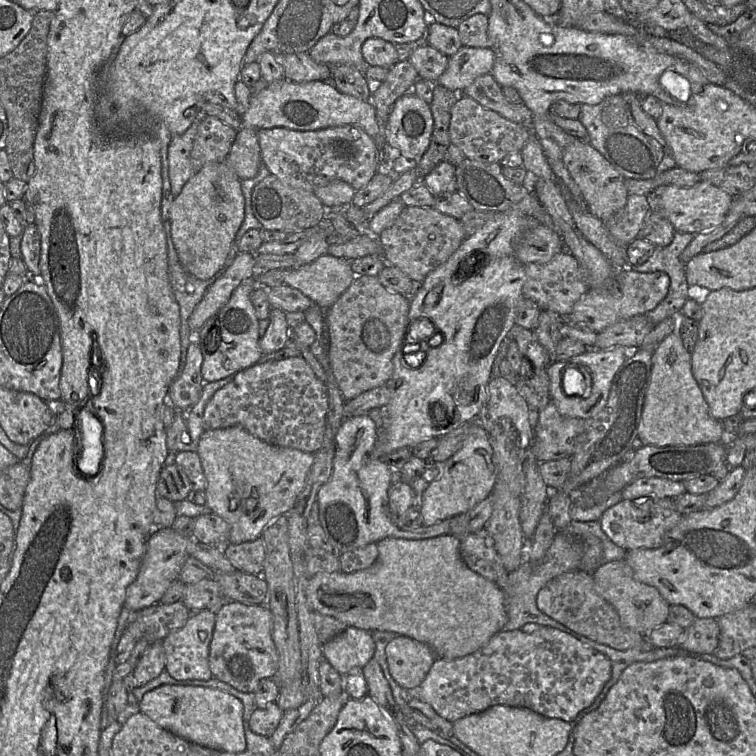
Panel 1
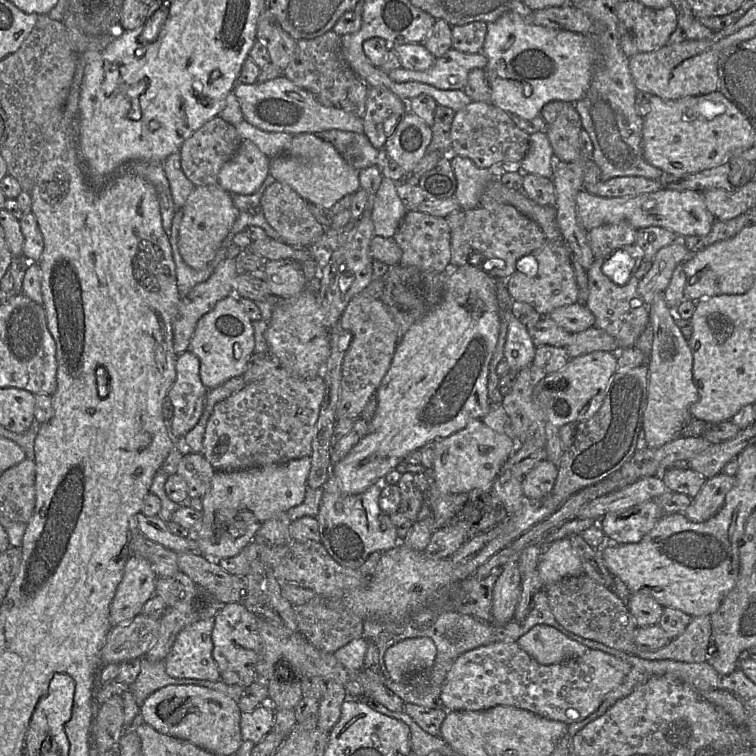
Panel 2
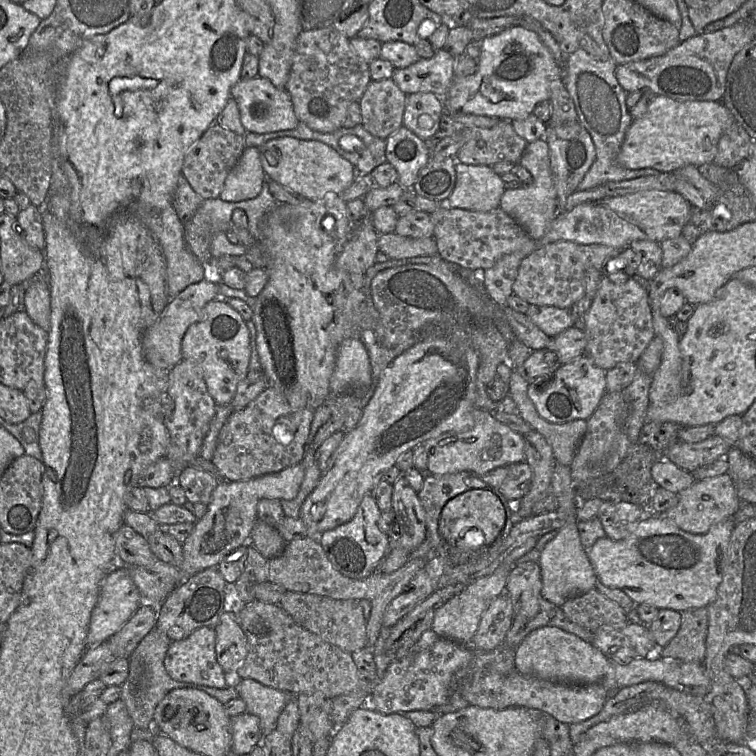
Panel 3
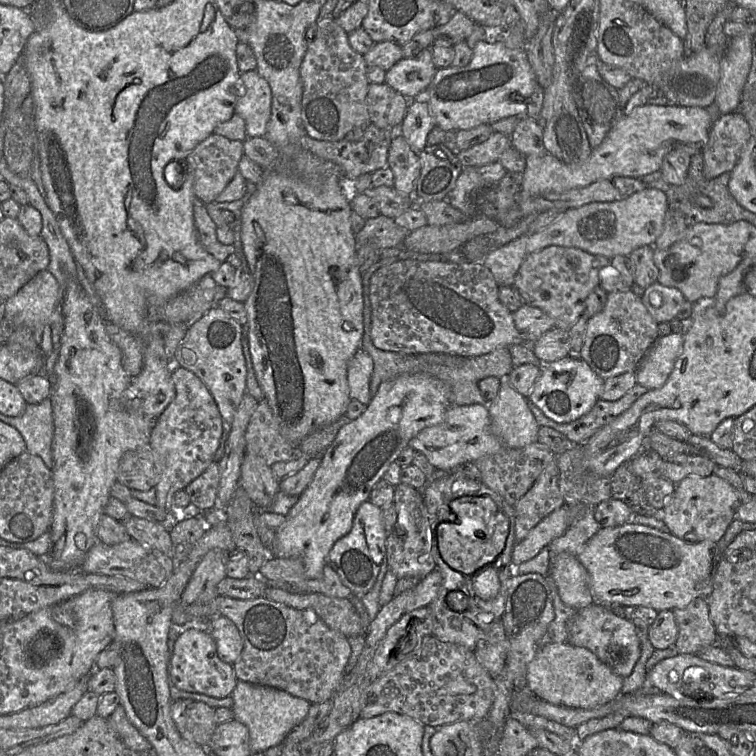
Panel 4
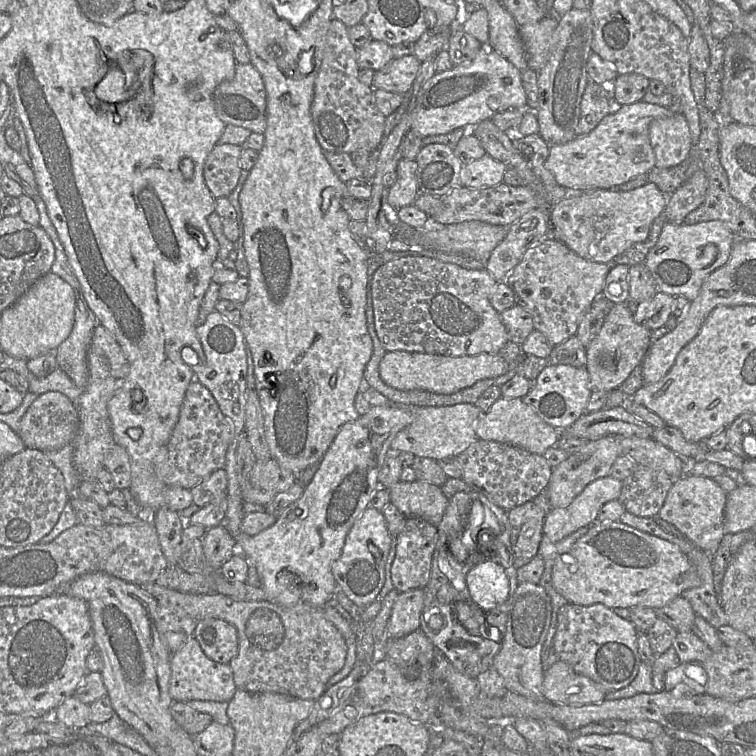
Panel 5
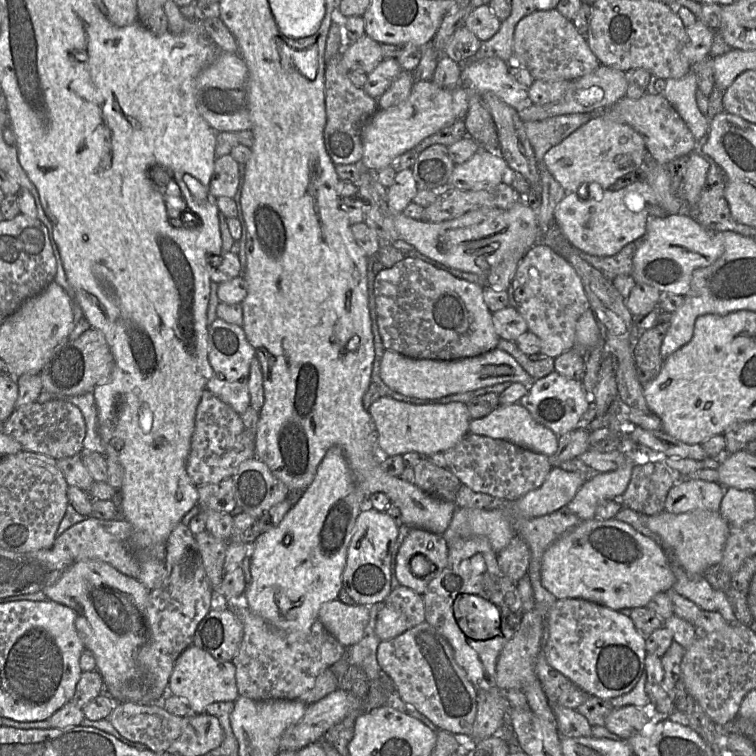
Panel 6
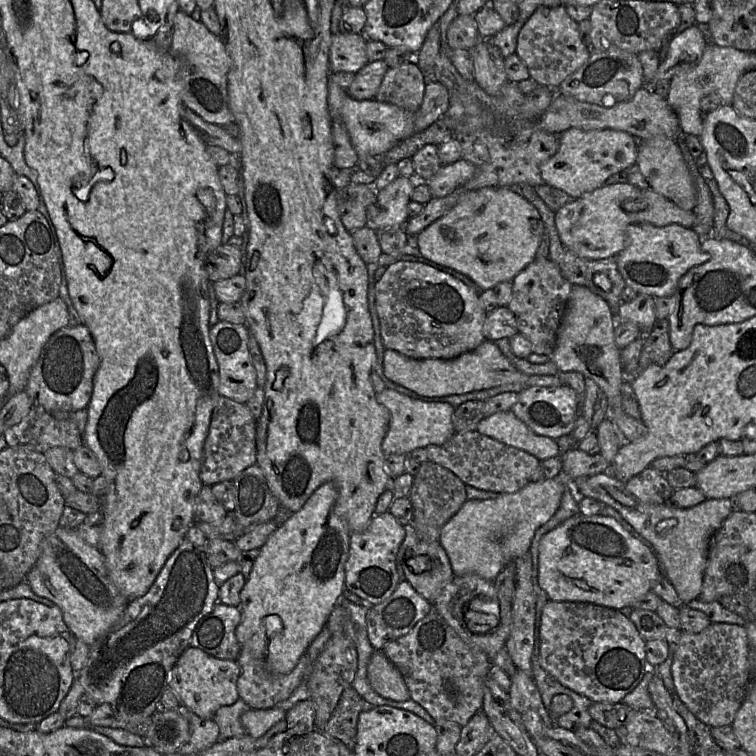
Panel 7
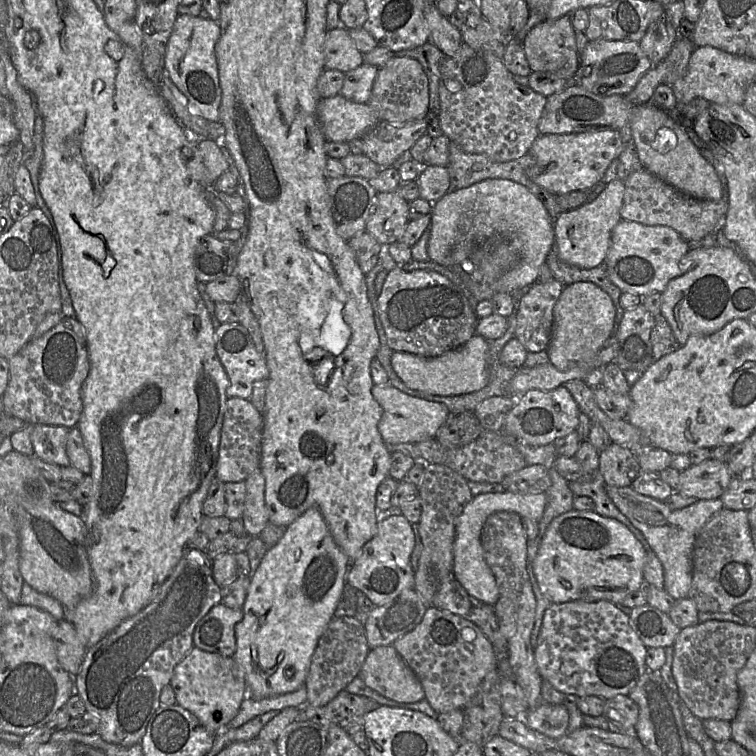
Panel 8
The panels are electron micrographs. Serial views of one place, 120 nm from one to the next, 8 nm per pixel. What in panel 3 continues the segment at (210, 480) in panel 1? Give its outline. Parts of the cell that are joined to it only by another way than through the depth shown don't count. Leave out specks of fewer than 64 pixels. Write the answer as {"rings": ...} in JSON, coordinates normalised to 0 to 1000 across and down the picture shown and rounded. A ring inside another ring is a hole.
{"rings":[[[399,612],[380,618],[369,624],[348,630],[308,636],[291,631],[291,638],[280,652],[274,667],[271,681],[263,687],[254,705],[242,718],[242,743],[235,751],[238,772],[262,757],[287,747],[304,730],[329,717],[331,706],[341,687],[340,668],[343,661],[369,660],[384,661],[392,657],[402,634],[403,620]]]}

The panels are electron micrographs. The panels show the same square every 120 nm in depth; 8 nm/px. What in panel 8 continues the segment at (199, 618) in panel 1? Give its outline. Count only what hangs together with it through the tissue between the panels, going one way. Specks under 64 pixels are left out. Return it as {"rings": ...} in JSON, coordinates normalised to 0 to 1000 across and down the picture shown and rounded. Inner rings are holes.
{"rings":[[[255,856],[235,877],[225,901],[233,931],[251,940],[279,971],[287,972],[312,948],[327,921],[327,906],[319,884],[307,869],[296,869]]]}

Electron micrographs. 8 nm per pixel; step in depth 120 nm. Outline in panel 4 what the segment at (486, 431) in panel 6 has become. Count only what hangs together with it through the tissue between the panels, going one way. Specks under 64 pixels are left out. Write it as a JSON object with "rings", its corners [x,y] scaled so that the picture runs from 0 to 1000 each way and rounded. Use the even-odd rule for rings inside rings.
{"rings":[[[672,496],[661,503],[660,521],[646,536],[648,569],[668,590],[692,594],[712,585],[714,562],[701,542],[697,525],[675,509]]]}

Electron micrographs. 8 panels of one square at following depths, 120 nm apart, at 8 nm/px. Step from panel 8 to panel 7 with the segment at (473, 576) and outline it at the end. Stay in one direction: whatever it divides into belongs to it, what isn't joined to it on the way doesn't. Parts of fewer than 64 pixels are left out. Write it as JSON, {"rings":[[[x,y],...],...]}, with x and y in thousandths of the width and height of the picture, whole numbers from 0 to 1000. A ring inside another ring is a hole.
{"rings":[[[738,630],[698,639],[679,652],[663,652],[644,661],[616,661],[608,675],[586,696],[582,718],[589,726],[602,762],[631,759],[647,769],[655,769],[667,749],[700,729],[709,701],[721,693],[738,675],[747,643]]]}

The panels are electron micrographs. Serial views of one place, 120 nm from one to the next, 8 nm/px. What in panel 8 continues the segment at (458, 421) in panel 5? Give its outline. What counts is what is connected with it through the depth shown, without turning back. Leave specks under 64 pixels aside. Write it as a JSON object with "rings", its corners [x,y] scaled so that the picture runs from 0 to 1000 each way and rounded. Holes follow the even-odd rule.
{"rings":[[[495,508],[492,522],[507,541],[505,553],[501,558],[501,571],[512,589],[553,586],[574,579],[595,549],[595,544],[587,534],[546,525],[516,508]]]}

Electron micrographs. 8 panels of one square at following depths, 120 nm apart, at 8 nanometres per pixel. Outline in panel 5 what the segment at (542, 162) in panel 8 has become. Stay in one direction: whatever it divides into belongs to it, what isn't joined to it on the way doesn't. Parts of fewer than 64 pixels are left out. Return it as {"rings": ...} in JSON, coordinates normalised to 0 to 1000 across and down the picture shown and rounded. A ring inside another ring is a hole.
{"rings":[[[841,135],[808,148],[778,177],[763,180],[757,187],[728,193],[721,221],[734,234],[737,243],[757,250],[807,250],[824,243],[847,230],[856,230],[866,221],[866,204],[860,190],[858,169],[864,159],[897,148],[896,142],[877,142],[868,138]]]}

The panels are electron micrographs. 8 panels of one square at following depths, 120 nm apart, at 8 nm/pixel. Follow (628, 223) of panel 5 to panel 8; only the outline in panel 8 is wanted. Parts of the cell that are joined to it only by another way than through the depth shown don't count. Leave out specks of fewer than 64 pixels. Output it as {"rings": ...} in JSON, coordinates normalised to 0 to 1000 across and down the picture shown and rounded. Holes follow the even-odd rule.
{"rings":[[[813,237],[786,265],[755,279],[743,280],[734,292],[734,321],[739,341],[755,351],[782,356],[799,348],[812,300],[823,291],[825,241]]]}

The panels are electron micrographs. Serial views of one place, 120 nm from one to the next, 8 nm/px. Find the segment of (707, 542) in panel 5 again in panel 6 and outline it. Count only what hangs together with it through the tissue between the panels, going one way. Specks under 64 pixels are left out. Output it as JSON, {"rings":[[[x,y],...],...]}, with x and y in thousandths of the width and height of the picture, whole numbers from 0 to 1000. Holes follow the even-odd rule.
{"rings":[[[897,634],[885,649],[878,675],[889,680],[921,673],[951,676],[959,646],[951,639]]]}

